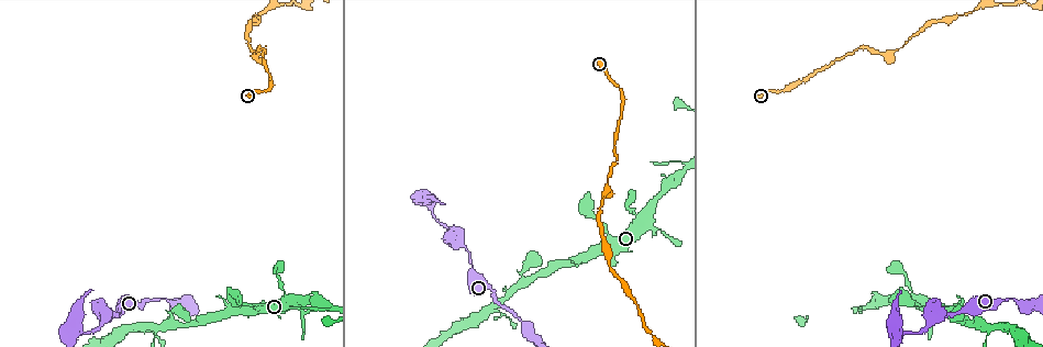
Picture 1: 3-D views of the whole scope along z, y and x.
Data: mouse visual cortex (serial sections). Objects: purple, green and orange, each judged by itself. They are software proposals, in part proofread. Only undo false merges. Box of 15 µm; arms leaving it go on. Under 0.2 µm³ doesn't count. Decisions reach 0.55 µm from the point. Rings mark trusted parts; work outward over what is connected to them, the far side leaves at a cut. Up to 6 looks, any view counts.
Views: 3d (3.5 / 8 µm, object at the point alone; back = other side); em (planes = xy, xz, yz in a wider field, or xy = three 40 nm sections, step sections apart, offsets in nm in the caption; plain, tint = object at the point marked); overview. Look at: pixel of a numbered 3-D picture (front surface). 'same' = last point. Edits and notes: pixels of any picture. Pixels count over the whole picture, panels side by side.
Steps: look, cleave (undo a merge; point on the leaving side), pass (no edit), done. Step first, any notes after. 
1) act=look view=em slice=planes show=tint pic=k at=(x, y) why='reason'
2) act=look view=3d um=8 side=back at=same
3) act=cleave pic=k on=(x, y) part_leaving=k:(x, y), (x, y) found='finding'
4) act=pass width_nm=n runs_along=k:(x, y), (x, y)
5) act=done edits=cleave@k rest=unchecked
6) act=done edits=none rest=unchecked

act=look view=3d um=3.5 pic=1 at=(599, 206)

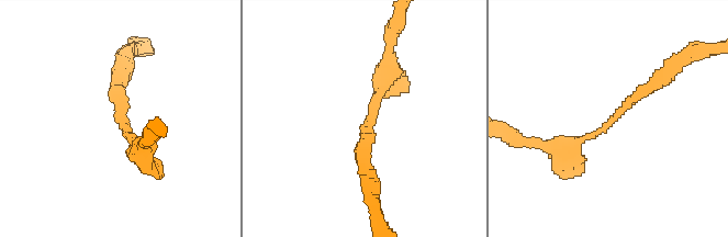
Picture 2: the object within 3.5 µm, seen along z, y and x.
act=look view=em slice=xy step=1 show=plain pic=2 at=(368, 127) why='now the EM'

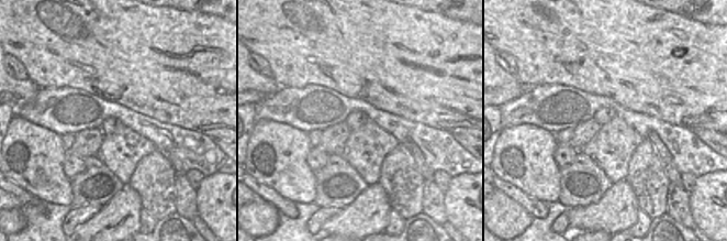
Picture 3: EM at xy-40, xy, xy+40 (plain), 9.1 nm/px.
act=look view=em slice=xy step=1 show=tint at=same why='with the object marked'

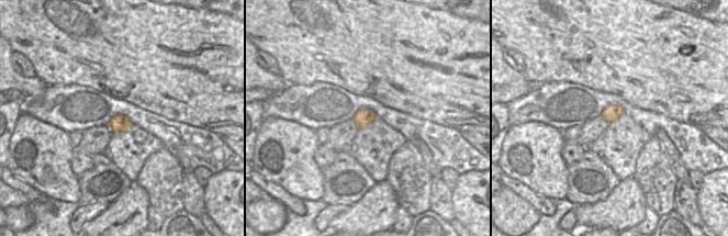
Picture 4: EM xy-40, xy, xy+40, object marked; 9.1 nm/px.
act=pass width_nm=160 runs_along=2:(558, 148), (605, 128), (668, 74) found='continuous, no second cell'

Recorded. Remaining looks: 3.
act=look view=3d um=8 pic=1 at=(155, 335) why='sudden change in width'

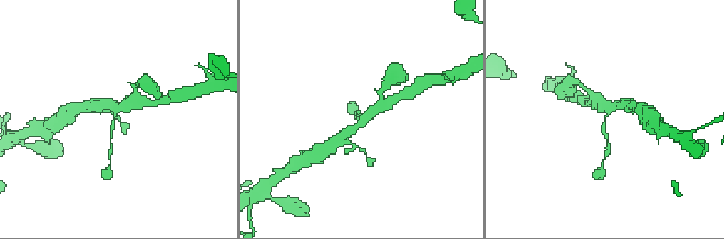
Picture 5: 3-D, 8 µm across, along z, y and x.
act=look view=3d um=3.5 pic=5 at=(360, 117)

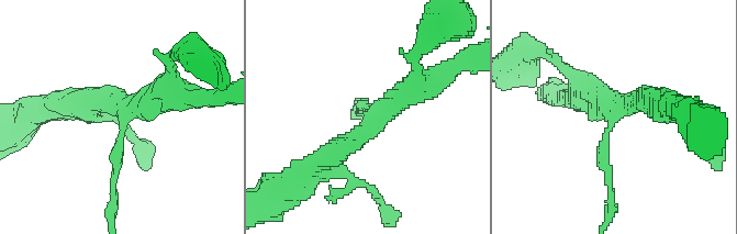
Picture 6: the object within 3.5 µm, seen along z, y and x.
act=pass runs_along=6:(171, 91), (124, 118), (114, 168) found='one cell here'

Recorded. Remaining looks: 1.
act=done edits=none rest=unchecked

